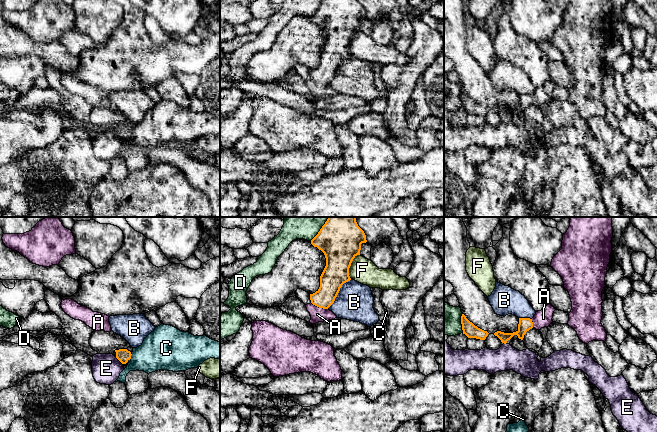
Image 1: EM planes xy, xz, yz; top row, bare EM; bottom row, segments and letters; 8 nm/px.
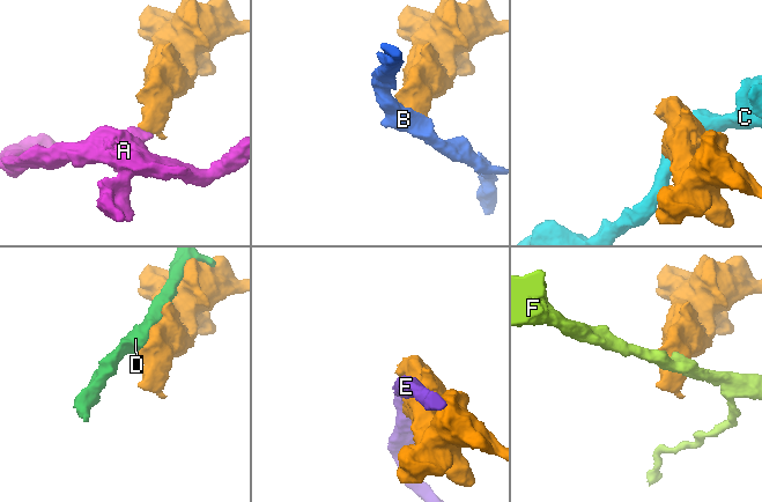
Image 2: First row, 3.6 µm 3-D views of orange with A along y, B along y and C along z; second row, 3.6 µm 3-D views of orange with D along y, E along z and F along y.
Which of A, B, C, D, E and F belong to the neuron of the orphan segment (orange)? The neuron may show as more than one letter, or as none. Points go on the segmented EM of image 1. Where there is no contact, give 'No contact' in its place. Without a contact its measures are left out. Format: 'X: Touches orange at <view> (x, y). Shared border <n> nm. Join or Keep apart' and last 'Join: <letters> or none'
A: Touches orange at xz (319, 307). Shared border 150 nm. Join
B: Touches orange at xz (338, 292). Shared border 300 nm. Keep apart
C: Touches orange at xy (130, 357). Shared border 50 nm. Keep apart
D: Touches orange at yz (461, 323). Shared border 160 nm. Keep apart
E: Touches orange at xy (119, 360). Shared border 90 nm. Keep apart
F: Touches orange at xz (350, 265). Shared border 220 nm. Keep apart
Join: A

